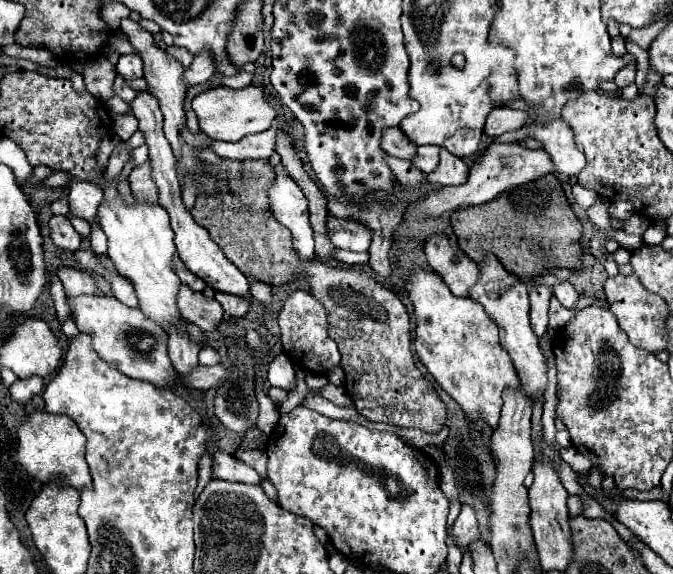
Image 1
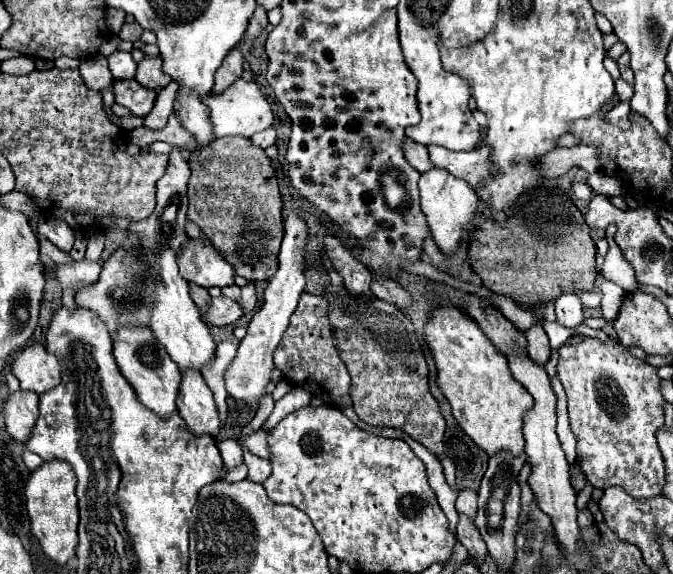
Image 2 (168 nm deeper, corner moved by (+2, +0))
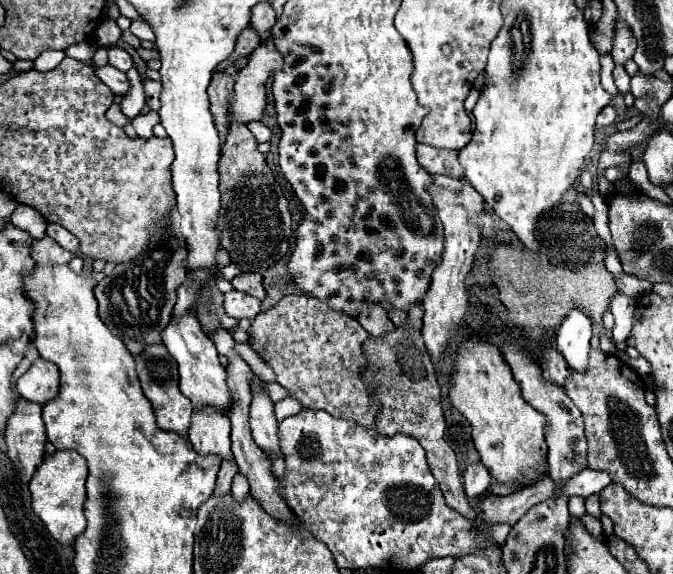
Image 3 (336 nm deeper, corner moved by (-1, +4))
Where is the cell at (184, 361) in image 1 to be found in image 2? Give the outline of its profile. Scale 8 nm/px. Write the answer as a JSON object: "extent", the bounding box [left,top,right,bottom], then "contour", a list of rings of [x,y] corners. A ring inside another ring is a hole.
{"extent":[178,370,220,436],"contour":[[[196,370],[182,372],[180,394],[178,394],[178,412],[186,420],[186,424],[196,434],[218,436],[220,418],[218,408],[212,398],[212,390],[204,382],[202,374]]]}

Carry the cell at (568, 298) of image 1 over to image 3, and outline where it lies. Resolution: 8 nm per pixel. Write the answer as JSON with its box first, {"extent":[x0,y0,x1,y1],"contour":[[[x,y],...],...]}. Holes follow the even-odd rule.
{"extent":[555,310,591,372],"contour":[[[571,310],[561,328],[557,330],[555,342],[559,354],[563,354],[565,362],[577,370],[587,372],[589,368],[589,340],[591,340],[591,320],[581,310]]]}

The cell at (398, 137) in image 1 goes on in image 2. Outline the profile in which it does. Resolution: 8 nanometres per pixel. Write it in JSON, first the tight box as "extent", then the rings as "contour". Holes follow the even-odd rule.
{"extent":[402,138,432,172],"contour":[[[406,138],[404,144],[402,144],[402,150],[404,150],[404,156],[406,160],[418,170],[418,172],[426,172],[428,168],[432,168],[432,162],[428,158],[428,148],[424,144],[416,144],[414,140]]]}

